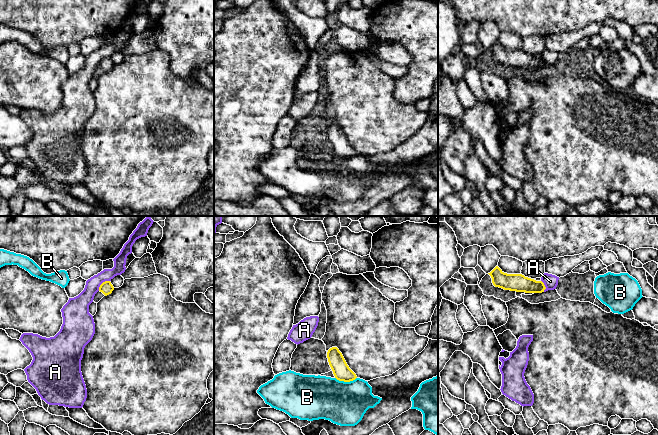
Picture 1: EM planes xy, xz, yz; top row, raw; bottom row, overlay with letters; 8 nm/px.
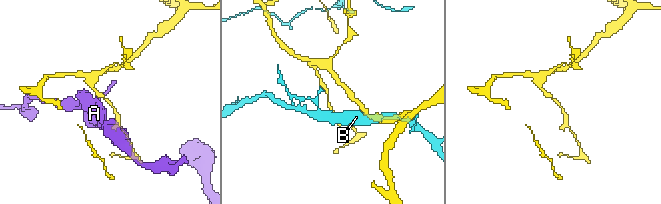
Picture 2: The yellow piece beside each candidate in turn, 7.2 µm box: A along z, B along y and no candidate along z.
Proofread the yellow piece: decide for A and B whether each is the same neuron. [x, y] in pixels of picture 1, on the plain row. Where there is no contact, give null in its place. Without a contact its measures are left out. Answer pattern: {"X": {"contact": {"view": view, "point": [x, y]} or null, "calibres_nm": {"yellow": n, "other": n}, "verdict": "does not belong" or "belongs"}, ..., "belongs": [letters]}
{"A": {"contact": {"view": "xy", "point": [102, 59]}, "calibres_nm": {"yellow": 100, "other": 140}, "verdict": "does not belong"}, "B": {"contact": {"view": "xz", "point": [346, 157]}, "calibres_nm": {"yellow": 140, "other": 360}, "verdict": "does not belong"}, "belongs": []}

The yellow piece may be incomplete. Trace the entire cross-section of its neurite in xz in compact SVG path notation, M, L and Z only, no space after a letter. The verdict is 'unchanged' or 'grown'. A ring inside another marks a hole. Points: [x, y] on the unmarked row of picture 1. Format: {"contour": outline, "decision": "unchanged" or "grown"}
{"contour": "M332 123L328 126L327 134L337 156L350 158L357 154L356 150L347 141L342 129L337 123Z", "decision": "unchanged"}

